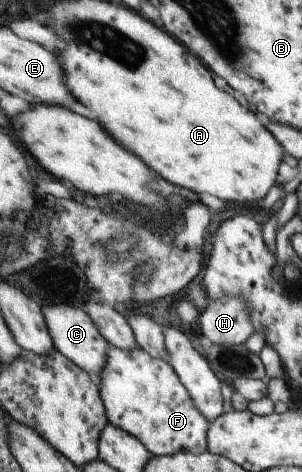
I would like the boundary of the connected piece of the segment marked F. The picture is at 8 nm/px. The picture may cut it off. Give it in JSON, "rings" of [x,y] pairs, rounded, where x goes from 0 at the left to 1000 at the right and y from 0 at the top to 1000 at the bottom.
{"rings":[[[368,731],[354,775],[334,788],[325,807],[364,894],[474,934],[507,966],[586,962],[603,953],[656,962],[682,953],[682,924],[695,905],[685,883],[649,864],[632,831],[609,818],[606,805],[596,805],[583,782],[546,758],[503,754],[500,746],[460,731],[417,742]]]}

